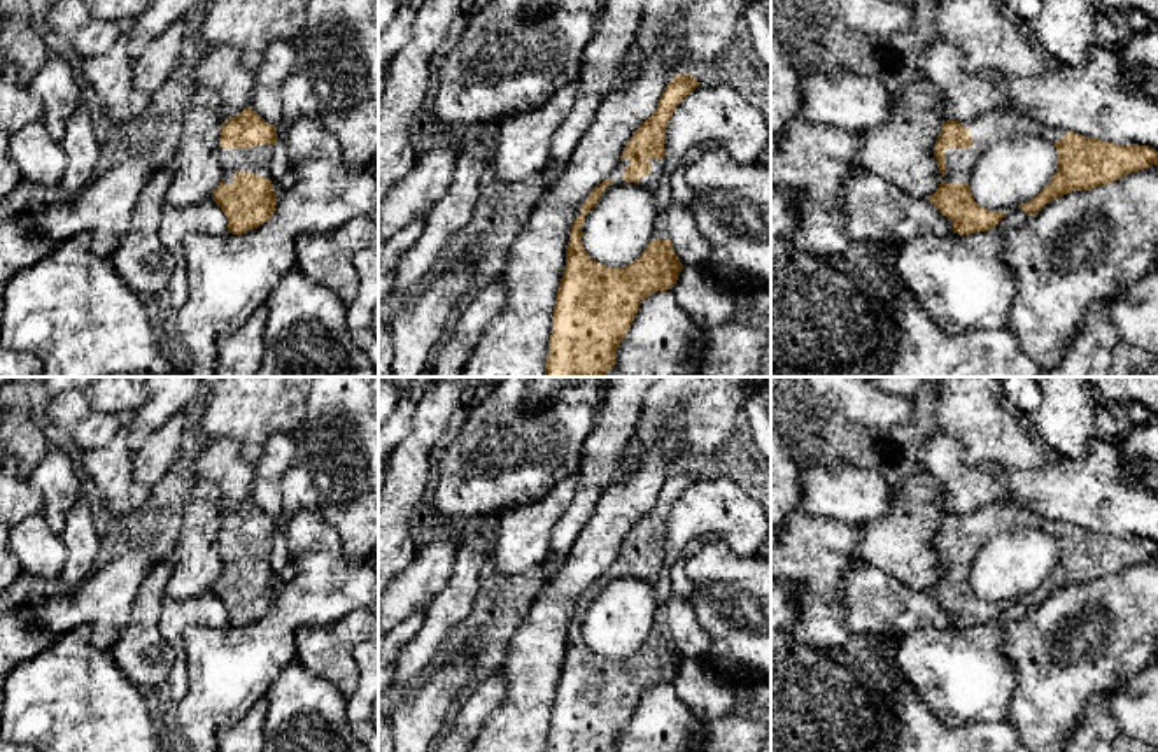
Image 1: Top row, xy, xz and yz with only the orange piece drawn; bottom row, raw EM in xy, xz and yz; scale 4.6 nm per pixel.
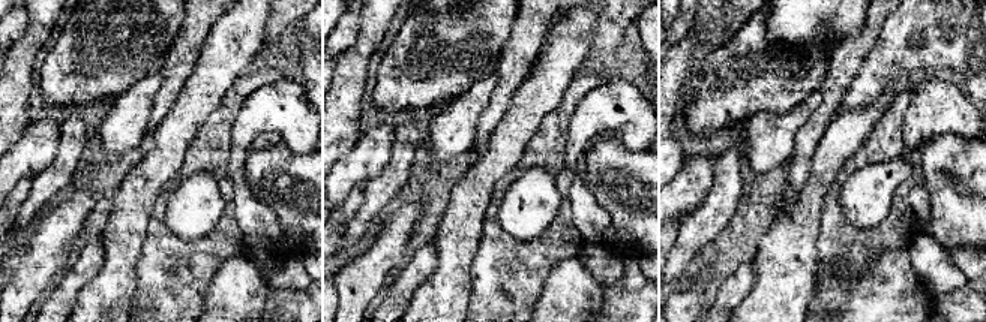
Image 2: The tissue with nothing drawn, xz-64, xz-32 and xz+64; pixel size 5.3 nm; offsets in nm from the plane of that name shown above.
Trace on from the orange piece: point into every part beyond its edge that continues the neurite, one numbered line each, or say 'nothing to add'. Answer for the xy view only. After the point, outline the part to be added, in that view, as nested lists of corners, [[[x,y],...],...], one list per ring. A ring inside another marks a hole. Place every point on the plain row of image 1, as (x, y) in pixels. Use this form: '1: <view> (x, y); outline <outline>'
1: xy (258, 551); outline [[[275,538],[256,540],[219,540],[219,556],[222,561],[222,575],[233,575],[235,564],[254,564],[273,575],[270,554]]]

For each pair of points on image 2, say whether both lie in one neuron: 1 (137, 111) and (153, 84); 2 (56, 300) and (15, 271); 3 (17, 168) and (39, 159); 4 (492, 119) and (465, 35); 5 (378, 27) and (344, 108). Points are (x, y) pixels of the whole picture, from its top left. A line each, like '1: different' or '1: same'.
1: same
2: different
3: same
4: different
5: same

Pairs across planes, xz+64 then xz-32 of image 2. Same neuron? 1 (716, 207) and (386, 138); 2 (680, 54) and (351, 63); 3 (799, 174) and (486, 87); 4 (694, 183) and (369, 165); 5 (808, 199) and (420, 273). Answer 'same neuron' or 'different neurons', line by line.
1: different neurons
2: same neuron
3: different neurons
4: same neuron
5: different neurons

